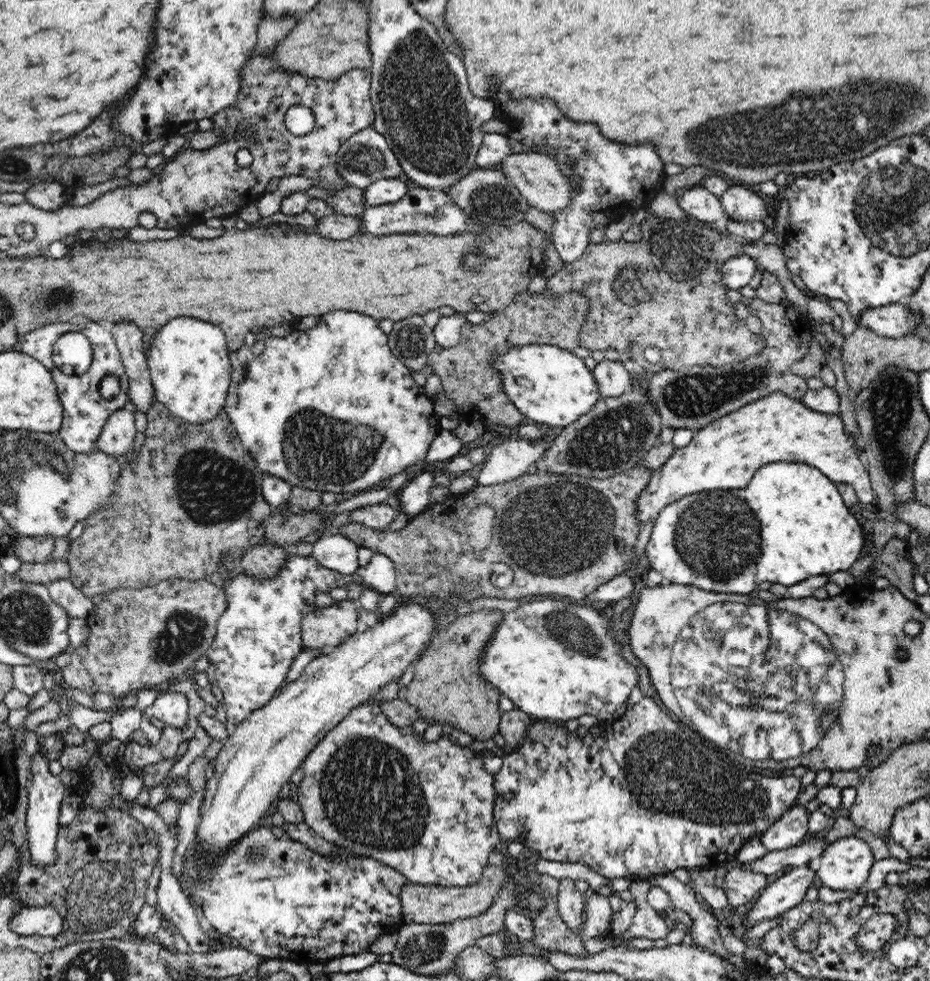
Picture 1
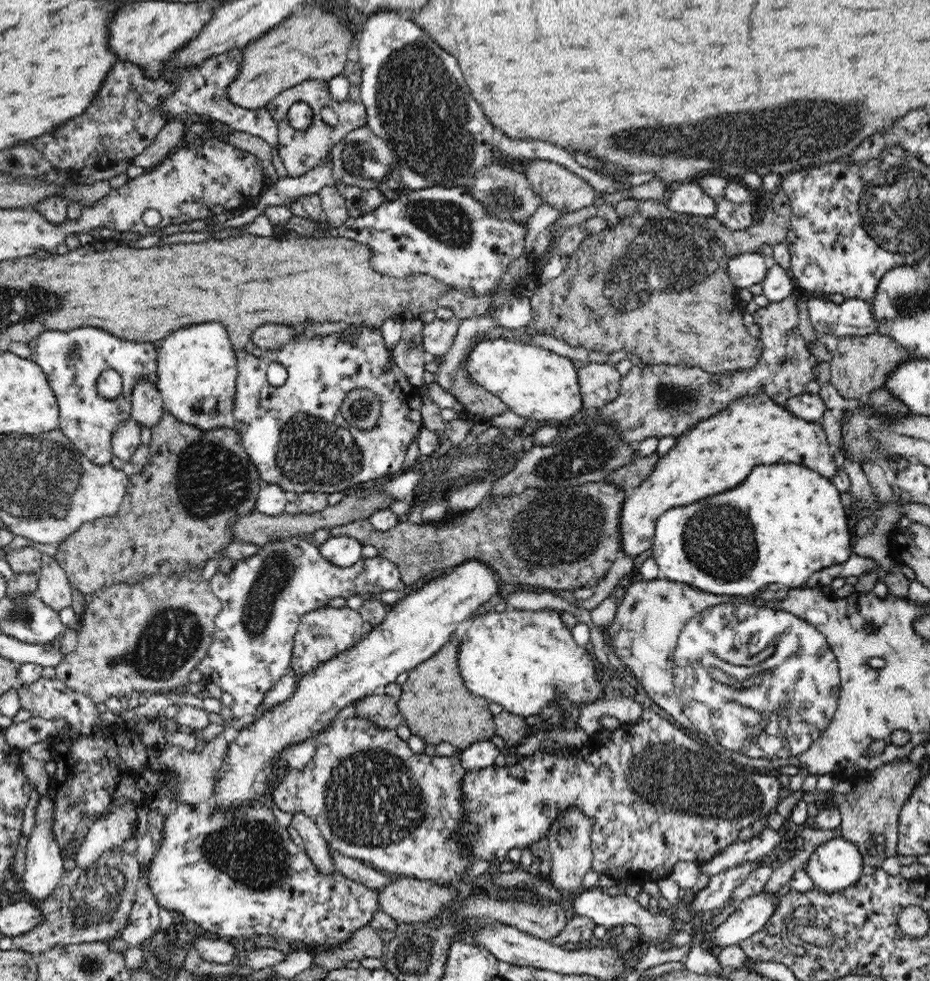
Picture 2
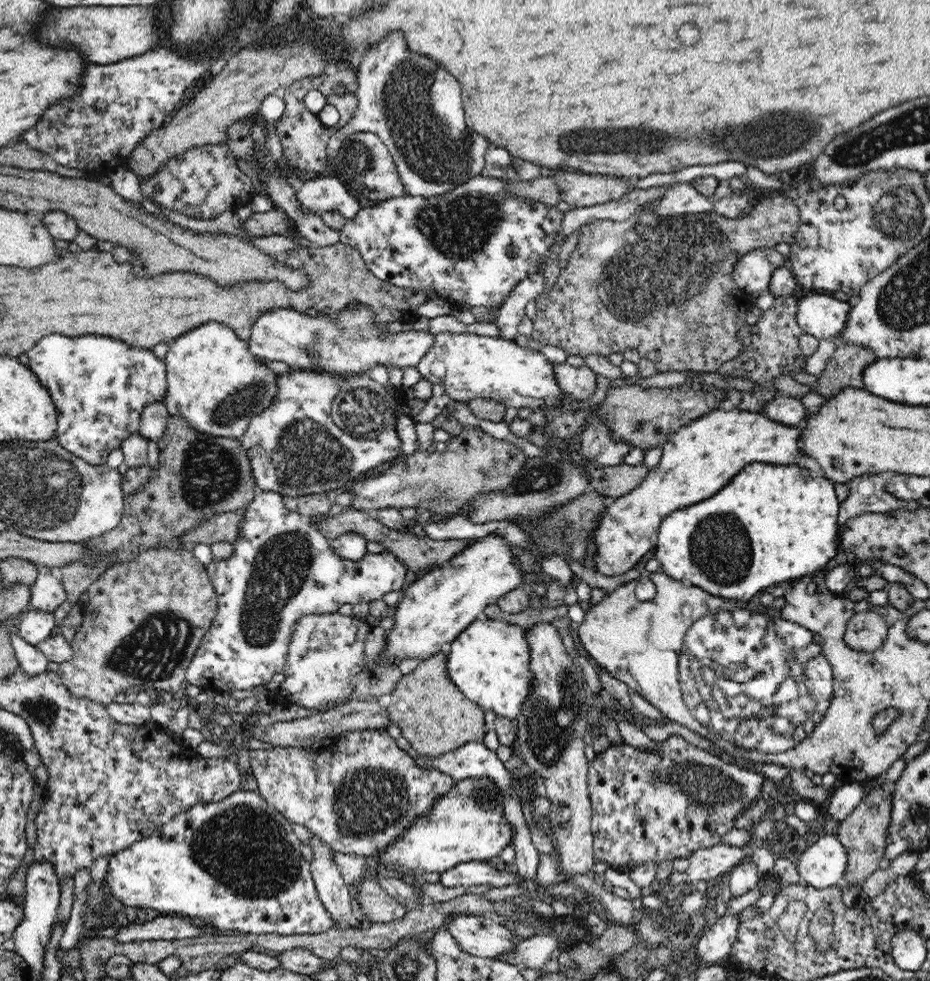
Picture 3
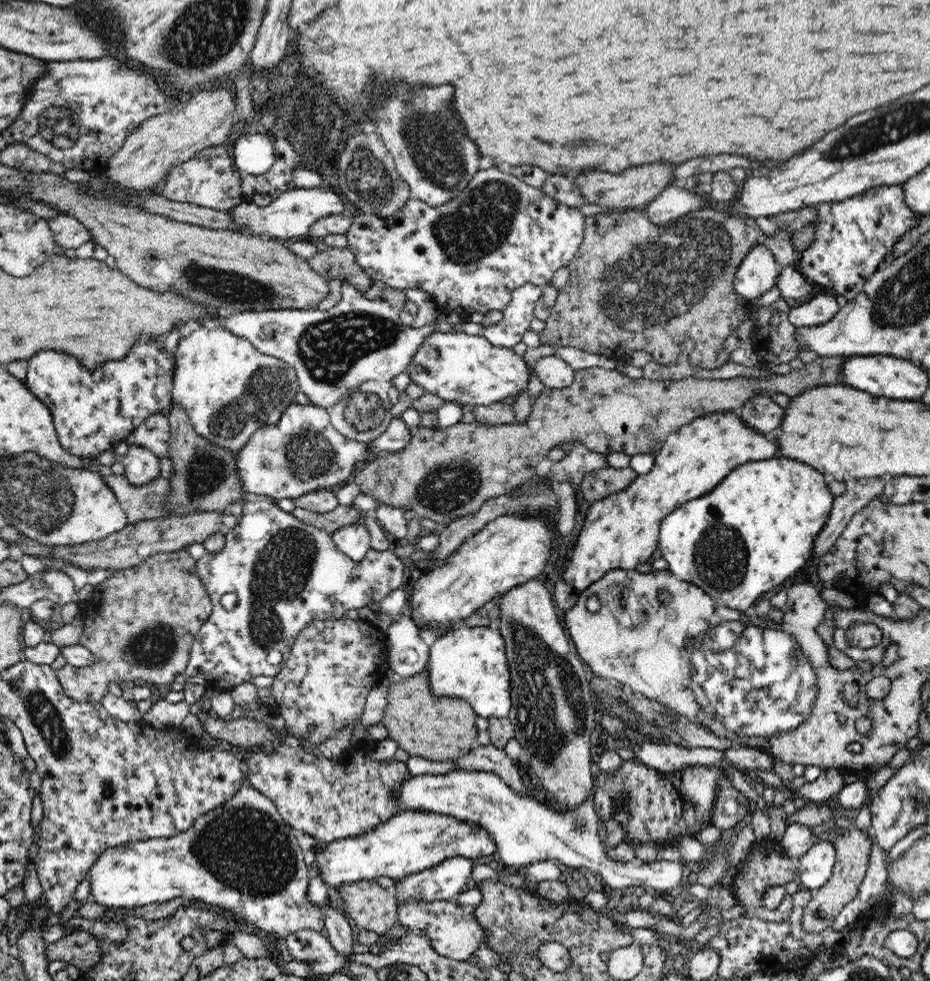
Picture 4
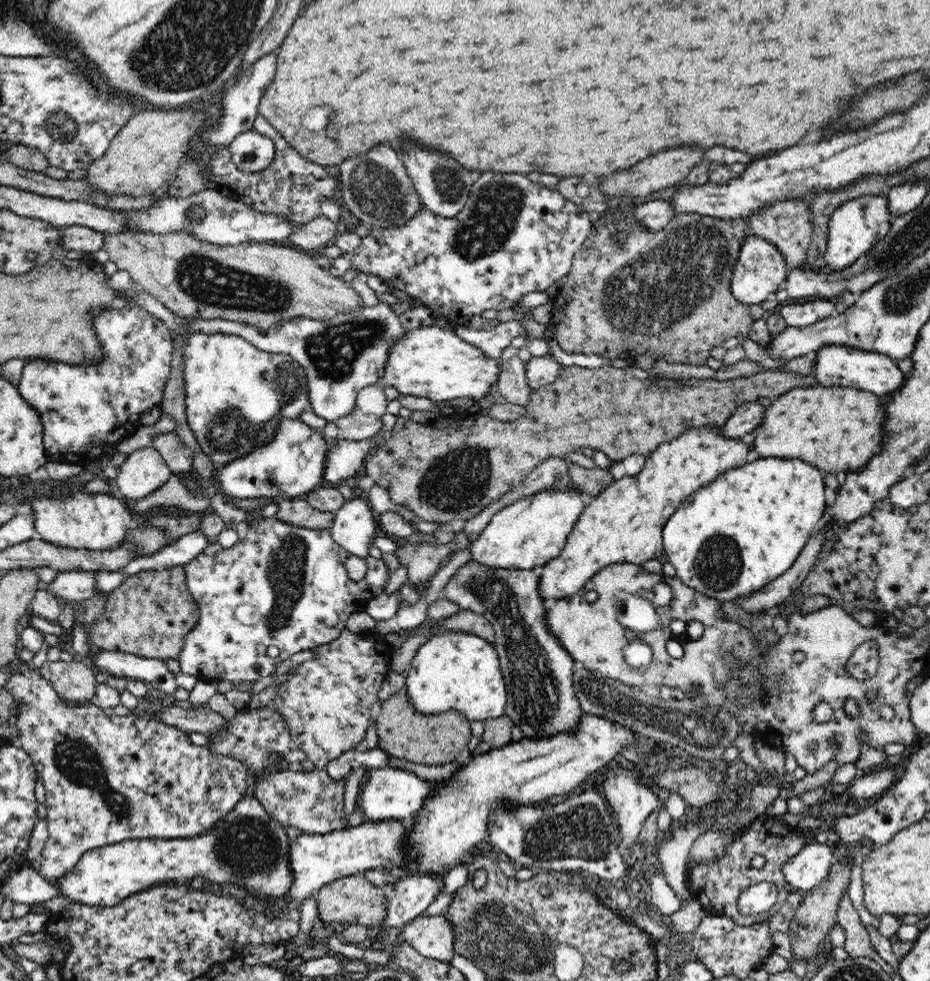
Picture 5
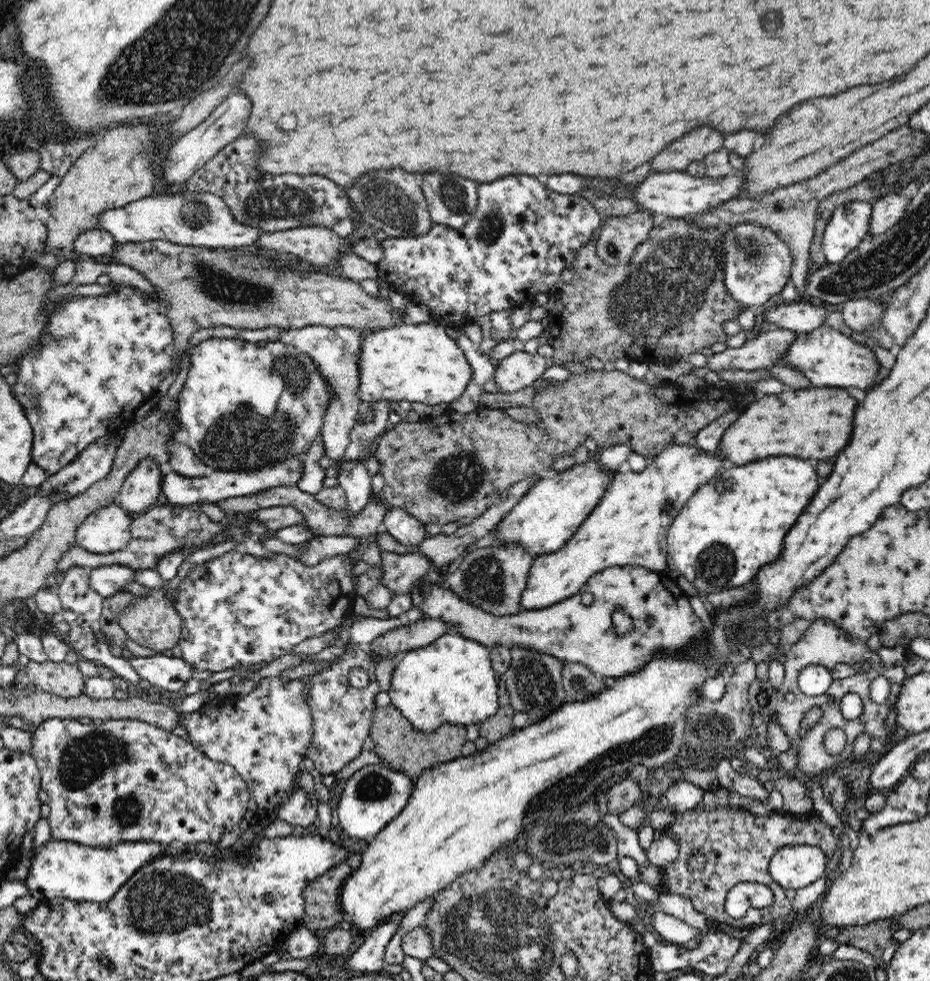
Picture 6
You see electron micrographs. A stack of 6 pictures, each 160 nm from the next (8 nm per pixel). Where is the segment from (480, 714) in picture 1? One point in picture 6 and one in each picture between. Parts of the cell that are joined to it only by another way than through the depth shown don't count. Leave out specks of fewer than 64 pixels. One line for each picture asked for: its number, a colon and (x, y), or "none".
2: (436, 706)
3: (433, 715)
4: (439, 729)
5: (433, 740)
6: (402, 748)

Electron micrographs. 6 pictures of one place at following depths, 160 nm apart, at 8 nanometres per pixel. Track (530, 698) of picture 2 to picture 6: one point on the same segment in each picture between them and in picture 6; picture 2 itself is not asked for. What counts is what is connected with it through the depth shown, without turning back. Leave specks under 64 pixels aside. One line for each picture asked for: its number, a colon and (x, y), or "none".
3: (488, 662)
4: (469, 663)
5: (453, 671)
6: (451, 681)

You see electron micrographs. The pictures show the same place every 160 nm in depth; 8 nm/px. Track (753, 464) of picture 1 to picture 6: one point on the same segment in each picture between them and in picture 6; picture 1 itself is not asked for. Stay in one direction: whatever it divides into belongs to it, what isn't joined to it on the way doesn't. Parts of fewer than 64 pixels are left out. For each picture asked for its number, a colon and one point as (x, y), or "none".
2: (718, 453)
3: (702, 456)
4: (621, 531)
5: (624, 524)
6: (629, 525)

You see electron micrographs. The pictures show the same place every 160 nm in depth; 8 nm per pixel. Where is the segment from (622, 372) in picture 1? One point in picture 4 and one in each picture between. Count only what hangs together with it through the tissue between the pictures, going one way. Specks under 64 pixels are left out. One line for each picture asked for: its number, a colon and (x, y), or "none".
2: (599, 383)
3: (579, 382)
4: (554, 372)

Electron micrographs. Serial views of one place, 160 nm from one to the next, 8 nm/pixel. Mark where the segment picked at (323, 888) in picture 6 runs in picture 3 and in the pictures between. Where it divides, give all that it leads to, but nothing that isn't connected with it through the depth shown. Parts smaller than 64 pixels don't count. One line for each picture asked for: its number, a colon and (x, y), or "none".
3: (377, 906)
4: (372, 907)
5: (353, 899)

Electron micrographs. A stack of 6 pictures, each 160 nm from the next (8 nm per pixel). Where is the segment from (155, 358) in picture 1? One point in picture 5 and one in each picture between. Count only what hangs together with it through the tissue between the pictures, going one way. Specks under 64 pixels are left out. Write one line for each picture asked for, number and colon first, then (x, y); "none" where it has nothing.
2: (197, 368)
3: (214, 381)
4: (215, 372)
5: (216, 366)

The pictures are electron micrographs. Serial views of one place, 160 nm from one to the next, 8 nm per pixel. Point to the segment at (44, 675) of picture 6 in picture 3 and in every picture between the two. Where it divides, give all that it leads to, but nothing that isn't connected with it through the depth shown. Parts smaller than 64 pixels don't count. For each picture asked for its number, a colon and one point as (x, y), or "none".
3: (145, 618)
4: (141, 622)
5: (73, 681)

